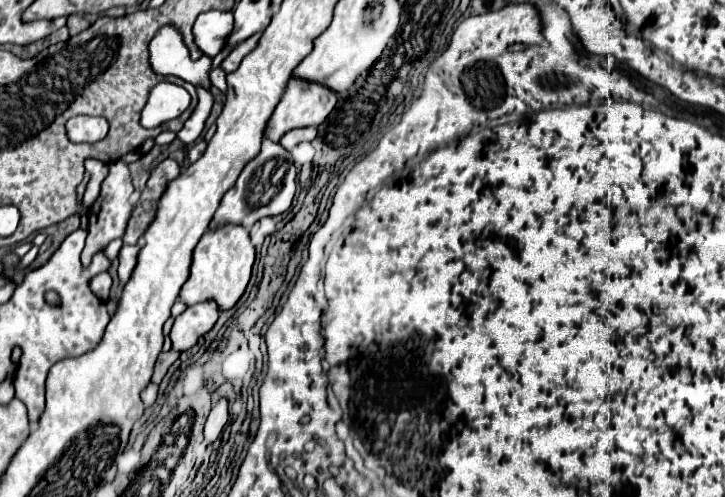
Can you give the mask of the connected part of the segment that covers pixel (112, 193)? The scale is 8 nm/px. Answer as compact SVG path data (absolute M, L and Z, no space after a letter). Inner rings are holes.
M124 160L112 162L112 164L110 164L110 174L108 174L104 182L102 182L102 192L100 192L96 204L92 206L92 210L88 212L90 226L88 226L86 246L84 246L84 250L82 250L82 264L84 264L84 266L88 266L88 264L92 262L92 256L94 256L98 250L106 248L108 242L112 242L114 238L124 236L128 218L130 218L130 212L132 212L132 206L130 206L130 202L128 202L128 198L130 198L132 192L134 192L134 188L132 188L128 164L126 164Z

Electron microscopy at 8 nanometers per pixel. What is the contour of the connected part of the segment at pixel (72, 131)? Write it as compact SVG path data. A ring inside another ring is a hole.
M76 116L66 124L68 138L74 143L95 143L109 131L108 121L100 116Z

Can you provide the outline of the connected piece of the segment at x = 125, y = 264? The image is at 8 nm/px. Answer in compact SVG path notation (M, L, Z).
M124 246L120 250L120 264L118 264L118 278L120 278L120 284L124 286L128 282L128 278L132 276L132 270L138 262L138 252L140 252L140 246Z

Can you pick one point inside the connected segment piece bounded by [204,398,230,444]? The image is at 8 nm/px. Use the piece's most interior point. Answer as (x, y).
(219, 416)

